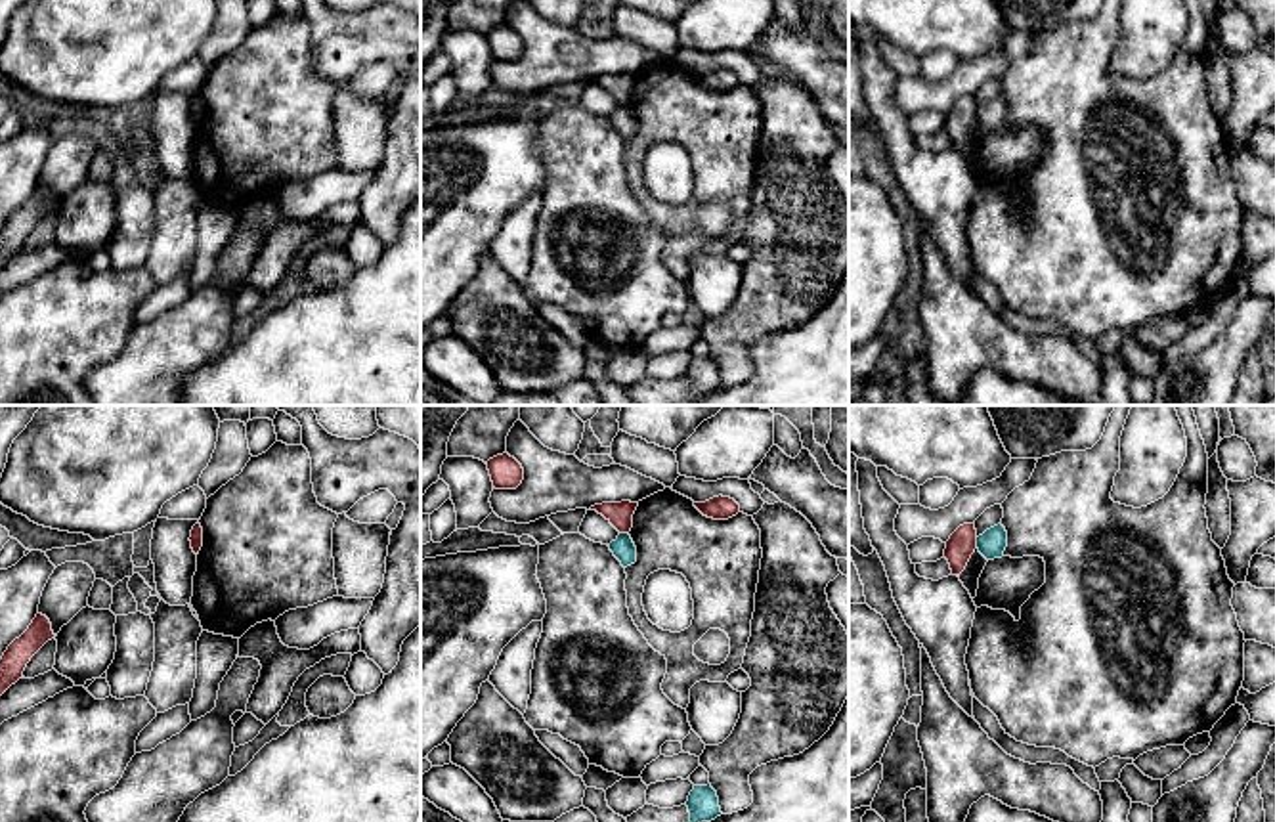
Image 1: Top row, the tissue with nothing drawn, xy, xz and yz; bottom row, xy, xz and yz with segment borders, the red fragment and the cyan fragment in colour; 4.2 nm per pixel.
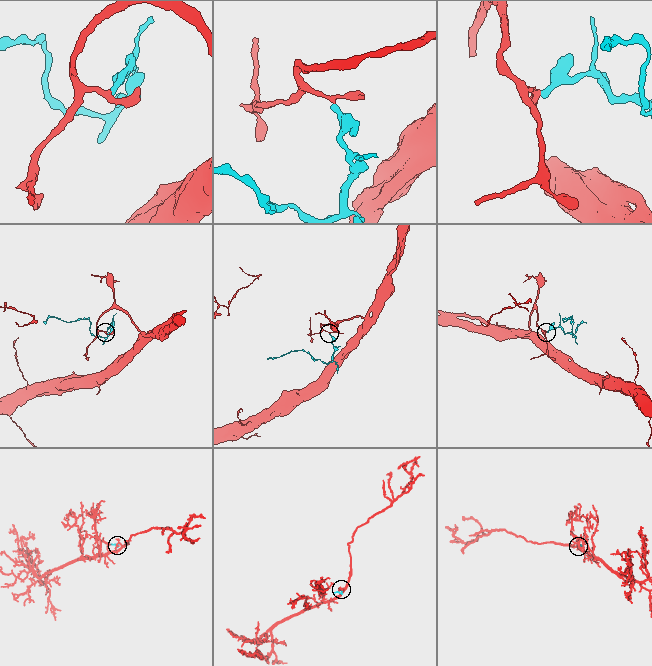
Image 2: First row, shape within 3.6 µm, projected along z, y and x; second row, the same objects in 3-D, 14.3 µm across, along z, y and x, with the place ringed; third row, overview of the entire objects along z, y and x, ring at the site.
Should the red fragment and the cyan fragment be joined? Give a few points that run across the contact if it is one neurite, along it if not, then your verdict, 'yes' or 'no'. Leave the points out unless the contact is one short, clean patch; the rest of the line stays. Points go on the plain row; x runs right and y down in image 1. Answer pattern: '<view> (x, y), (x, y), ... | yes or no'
yz (975, 109), (977, 119) | no

